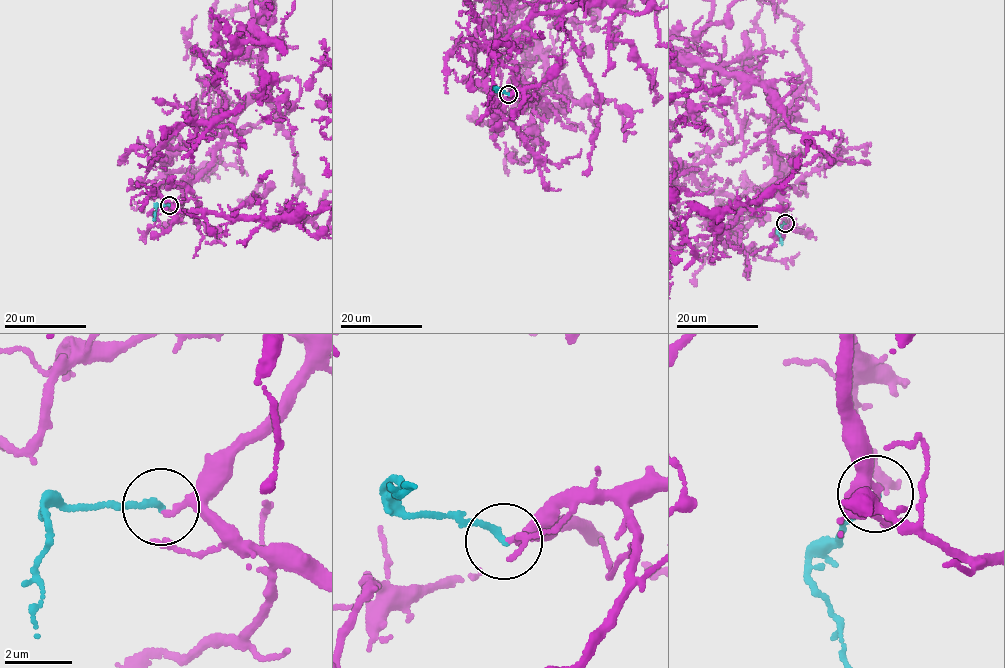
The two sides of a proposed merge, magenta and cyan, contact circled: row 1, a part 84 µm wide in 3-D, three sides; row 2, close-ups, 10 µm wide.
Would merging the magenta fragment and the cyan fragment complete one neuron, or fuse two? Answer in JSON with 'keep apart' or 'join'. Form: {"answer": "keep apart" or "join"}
{"answer": "join"}

